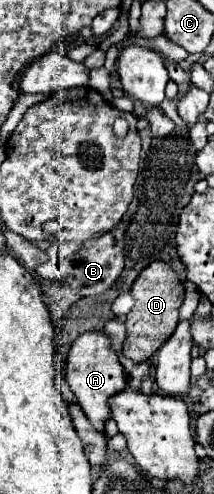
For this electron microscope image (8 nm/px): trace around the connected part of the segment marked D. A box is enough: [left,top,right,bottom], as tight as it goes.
[123,261,183,363]

